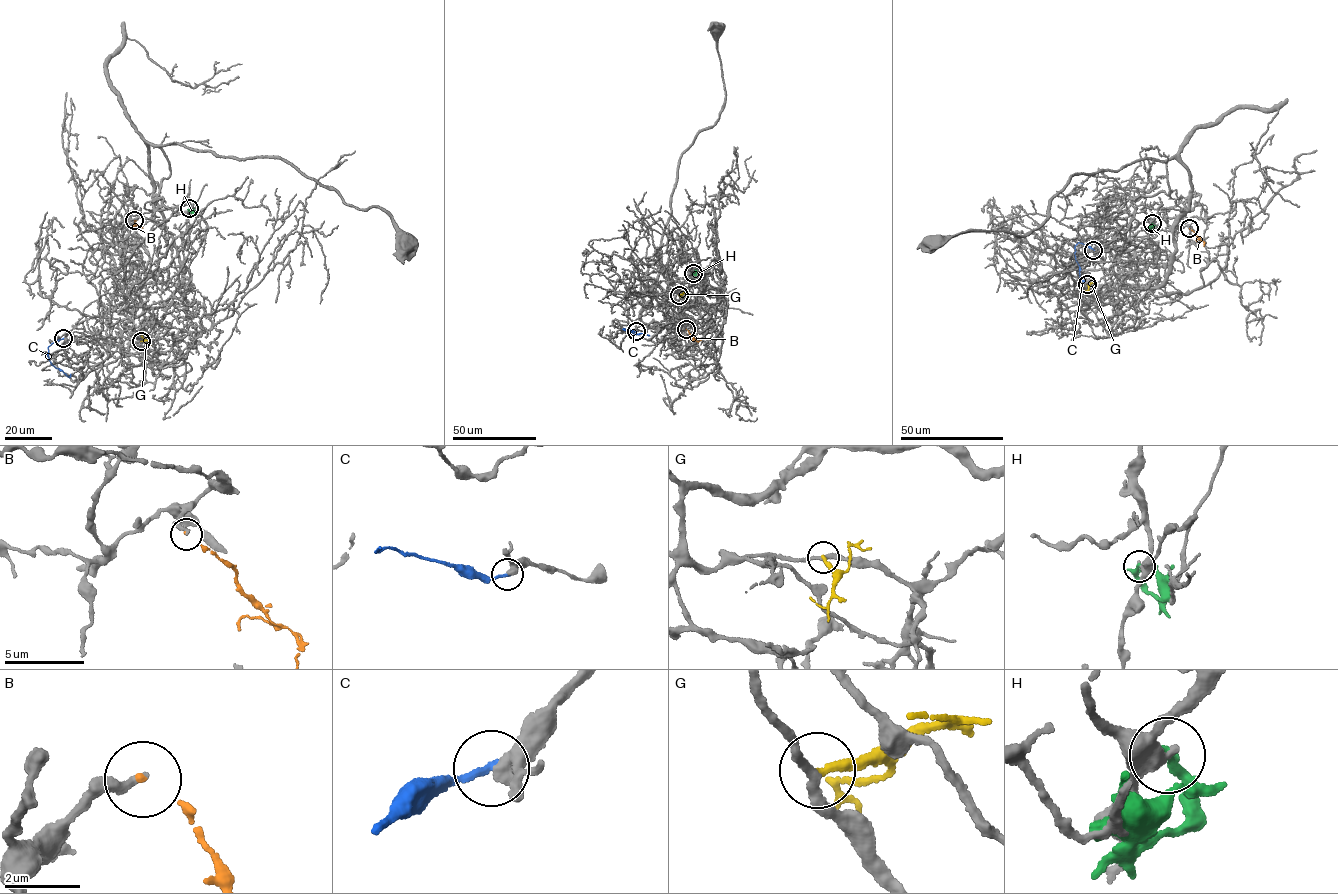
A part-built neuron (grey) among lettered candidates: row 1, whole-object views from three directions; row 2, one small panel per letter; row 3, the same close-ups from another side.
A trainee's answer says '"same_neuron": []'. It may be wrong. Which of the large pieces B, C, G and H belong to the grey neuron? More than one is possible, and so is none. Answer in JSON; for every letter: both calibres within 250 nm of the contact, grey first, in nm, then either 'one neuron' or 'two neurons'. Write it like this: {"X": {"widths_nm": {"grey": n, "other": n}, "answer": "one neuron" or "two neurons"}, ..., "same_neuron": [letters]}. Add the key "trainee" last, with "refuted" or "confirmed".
{"B": {"widths_nm": {"grey": 240, "other": 100}, "answer": "two neurons"}, "C": {"widths_nm": {"grey": 360, "other": 170}, "answer": "two neurons"}, "G": {"widths_nm": {"grey": 240, "other": 260}, "answer": "two neurons"}, "H": {"widths_nm": {"grey": 400, "other": 280}, "answer": "two neurons"}, "same_neuron": [], "trainee": "confirmed"}

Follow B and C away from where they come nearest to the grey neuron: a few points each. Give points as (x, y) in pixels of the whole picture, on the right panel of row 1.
B: (1189, 228), (1203, 242), (1203, 246)
C: (1093, 250), (1079, 242), (1074, 246), (1080, 278), (1085, 280)

